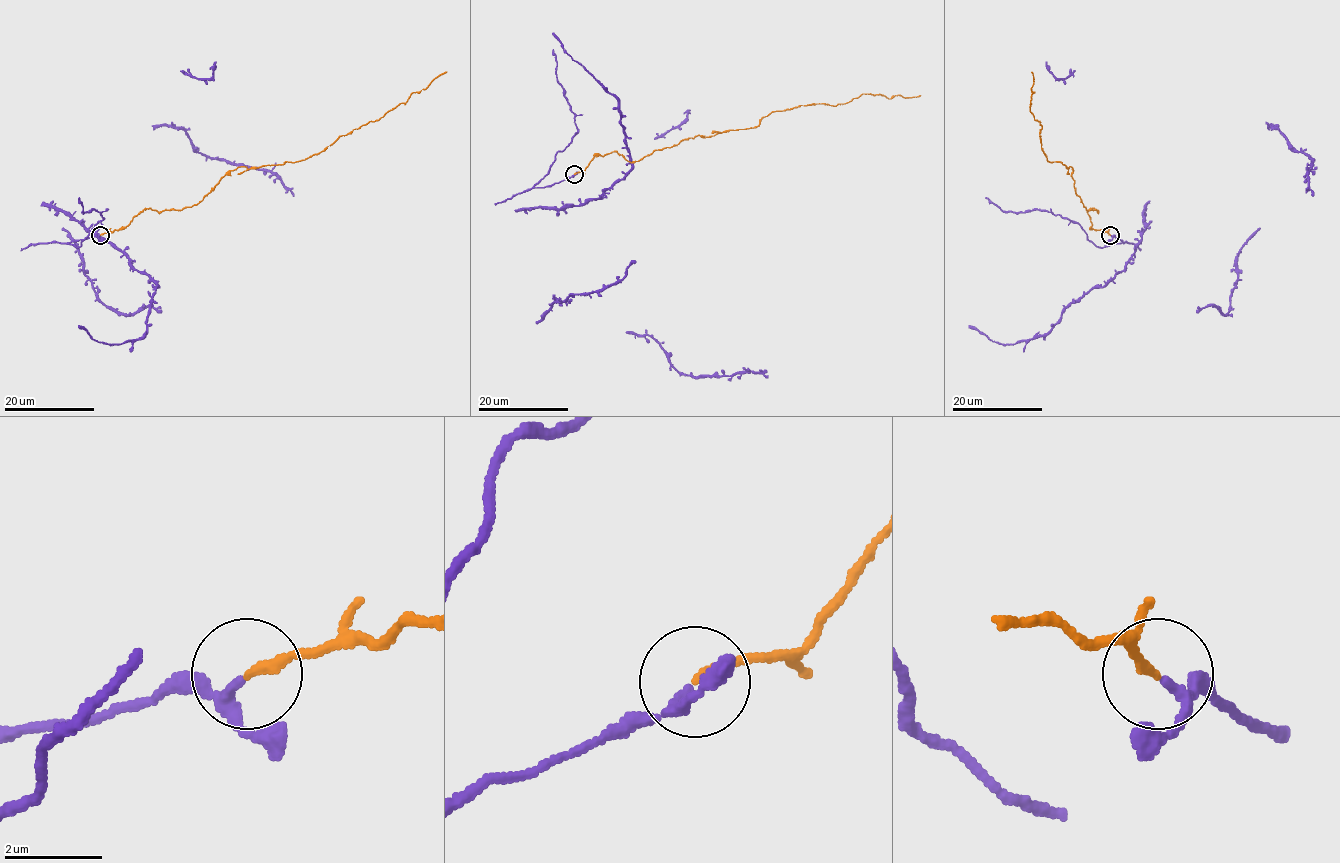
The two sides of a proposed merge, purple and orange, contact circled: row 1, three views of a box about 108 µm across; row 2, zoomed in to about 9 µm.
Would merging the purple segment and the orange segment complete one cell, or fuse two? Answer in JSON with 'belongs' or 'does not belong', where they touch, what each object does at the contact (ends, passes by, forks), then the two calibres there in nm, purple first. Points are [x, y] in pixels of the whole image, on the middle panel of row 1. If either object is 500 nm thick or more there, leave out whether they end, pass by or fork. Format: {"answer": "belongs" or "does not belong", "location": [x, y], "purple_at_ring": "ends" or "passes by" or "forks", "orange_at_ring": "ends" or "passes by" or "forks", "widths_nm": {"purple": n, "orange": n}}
{"answer": "belongs", "location": [574, 174], "purple_at_ring": "passes by", "orange_at_ring": "ends", "widths_nm": {"purple": 160, "orange": 180}}

